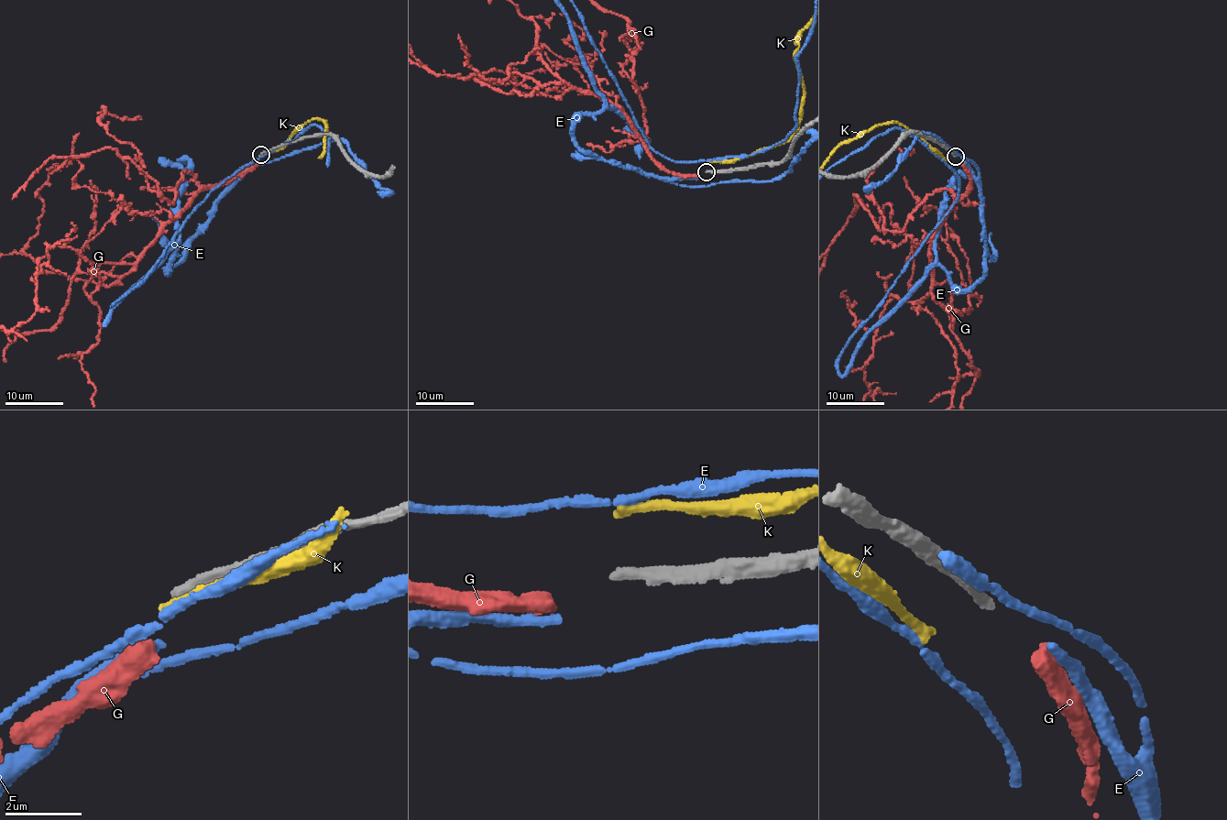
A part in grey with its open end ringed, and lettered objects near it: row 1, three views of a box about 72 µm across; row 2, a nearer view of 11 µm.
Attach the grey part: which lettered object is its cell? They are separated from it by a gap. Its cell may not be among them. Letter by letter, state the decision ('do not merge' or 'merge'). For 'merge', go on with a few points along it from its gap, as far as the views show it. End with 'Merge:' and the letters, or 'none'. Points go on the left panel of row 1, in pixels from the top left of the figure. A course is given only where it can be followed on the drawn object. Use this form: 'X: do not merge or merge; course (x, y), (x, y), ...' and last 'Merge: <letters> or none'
E: do not merge
G: do not merge
K: do not merge
Merge: none

